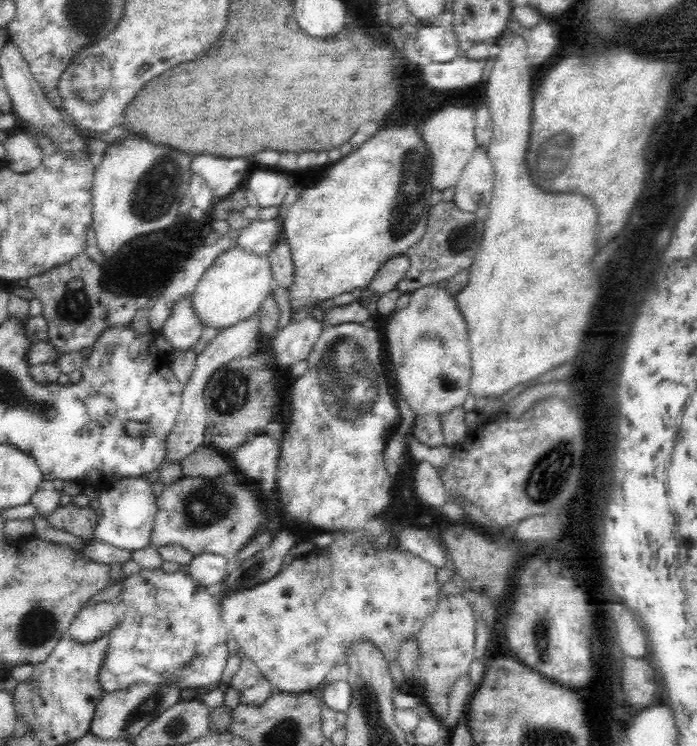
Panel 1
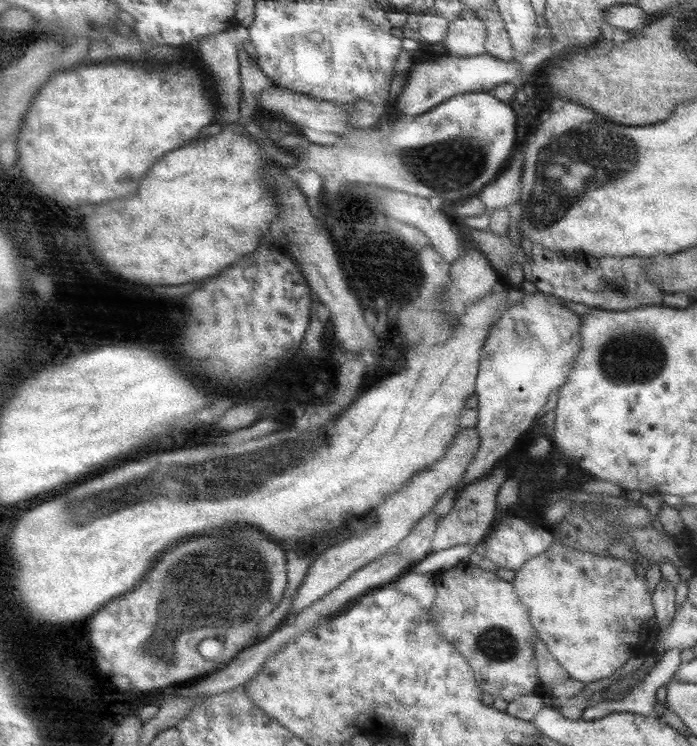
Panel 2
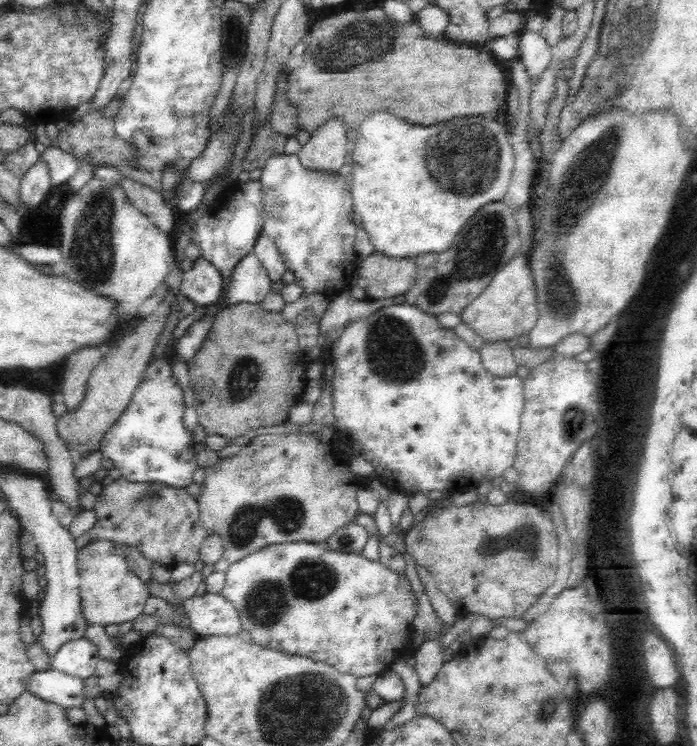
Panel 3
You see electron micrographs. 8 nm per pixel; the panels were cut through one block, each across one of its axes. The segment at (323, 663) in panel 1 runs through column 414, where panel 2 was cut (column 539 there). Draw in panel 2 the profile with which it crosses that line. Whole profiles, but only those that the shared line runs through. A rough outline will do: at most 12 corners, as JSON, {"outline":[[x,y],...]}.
{"outline":[[554,540],[515,573],[572,679],[610,678],[654,617],[644,575]]}

